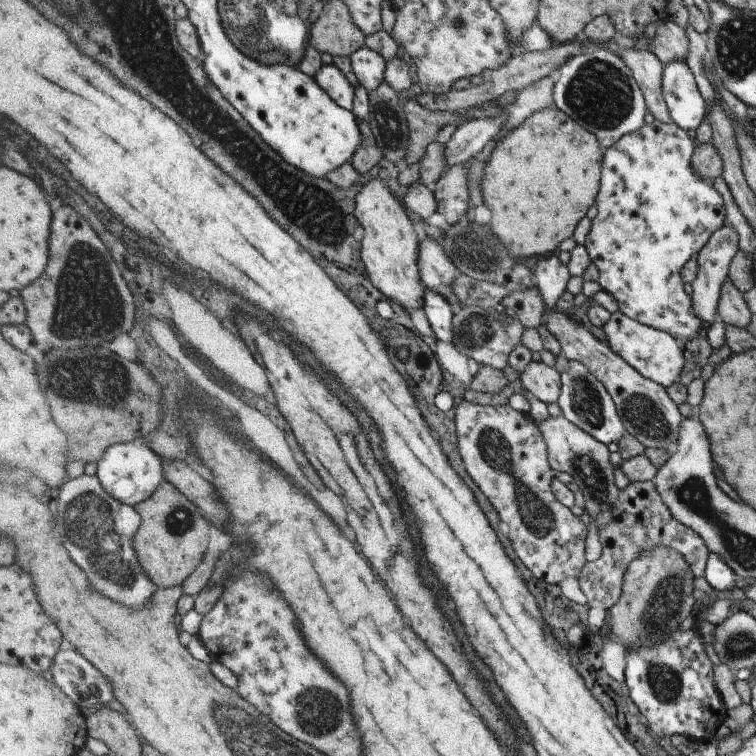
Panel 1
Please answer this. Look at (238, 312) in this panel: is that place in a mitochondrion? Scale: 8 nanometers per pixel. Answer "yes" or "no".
no

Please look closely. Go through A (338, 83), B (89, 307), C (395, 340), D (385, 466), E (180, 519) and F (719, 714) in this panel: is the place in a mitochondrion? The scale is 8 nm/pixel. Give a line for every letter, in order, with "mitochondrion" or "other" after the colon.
A: other
B: mitochondrion
C: other
D: other
E: mitochondrion
F: other

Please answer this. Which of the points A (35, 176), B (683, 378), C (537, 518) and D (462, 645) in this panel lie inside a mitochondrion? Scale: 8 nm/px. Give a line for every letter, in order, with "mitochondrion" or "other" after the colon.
A: other
B: other
C: mitochondrion
D: other

